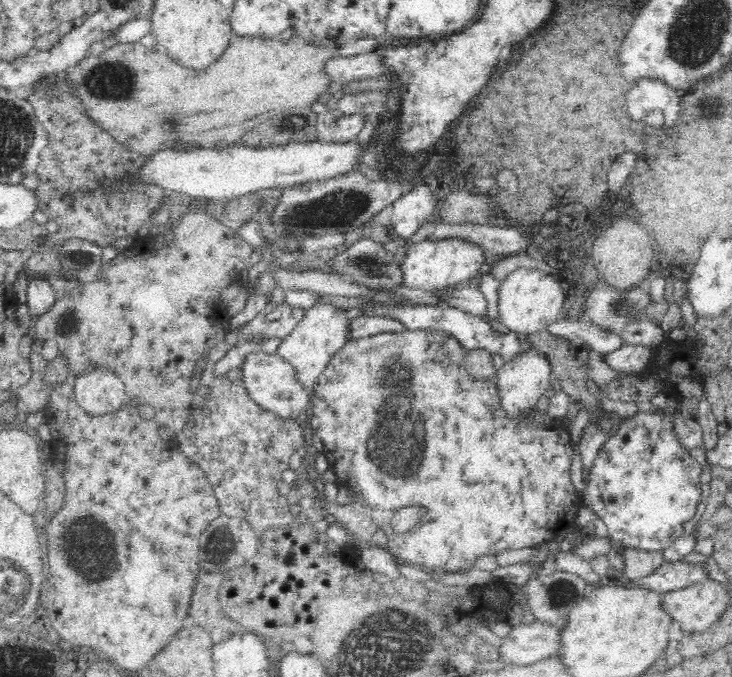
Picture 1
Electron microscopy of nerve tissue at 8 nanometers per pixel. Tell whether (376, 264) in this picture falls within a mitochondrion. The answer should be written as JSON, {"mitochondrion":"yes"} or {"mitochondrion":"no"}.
{"mitochondrion":"yes"}

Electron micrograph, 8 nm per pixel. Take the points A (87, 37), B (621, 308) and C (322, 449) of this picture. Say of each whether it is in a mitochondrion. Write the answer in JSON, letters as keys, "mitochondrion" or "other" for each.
{"A":"other","B":"mitochondrion","C":"other"}

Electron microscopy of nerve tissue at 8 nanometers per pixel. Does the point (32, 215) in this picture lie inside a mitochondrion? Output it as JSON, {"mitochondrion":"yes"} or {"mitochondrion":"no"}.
{"mitochondrion":"no"}

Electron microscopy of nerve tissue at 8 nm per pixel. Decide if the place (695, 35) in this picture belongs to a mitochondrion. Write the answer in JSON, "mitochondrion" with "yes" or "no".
{"mitochondrion":"yes"}

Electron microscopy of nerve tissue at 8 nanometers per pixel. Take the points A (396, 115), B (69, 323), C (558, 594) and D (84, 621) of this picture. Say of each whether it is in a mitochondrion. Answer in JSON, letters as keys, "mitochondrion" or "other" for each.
{"A":"other","B":"mitochondrion","C":"mitochondrion","D":"other"}

